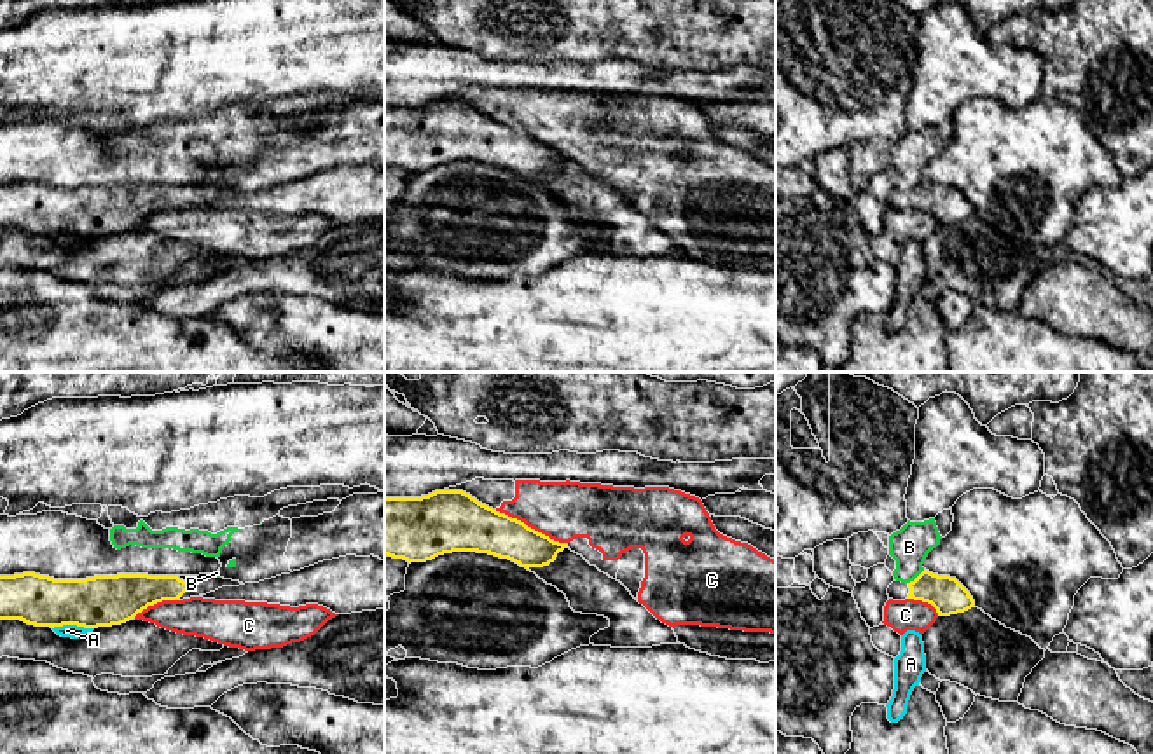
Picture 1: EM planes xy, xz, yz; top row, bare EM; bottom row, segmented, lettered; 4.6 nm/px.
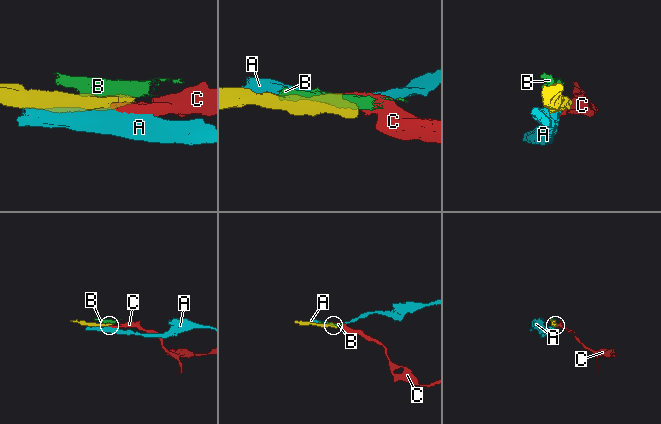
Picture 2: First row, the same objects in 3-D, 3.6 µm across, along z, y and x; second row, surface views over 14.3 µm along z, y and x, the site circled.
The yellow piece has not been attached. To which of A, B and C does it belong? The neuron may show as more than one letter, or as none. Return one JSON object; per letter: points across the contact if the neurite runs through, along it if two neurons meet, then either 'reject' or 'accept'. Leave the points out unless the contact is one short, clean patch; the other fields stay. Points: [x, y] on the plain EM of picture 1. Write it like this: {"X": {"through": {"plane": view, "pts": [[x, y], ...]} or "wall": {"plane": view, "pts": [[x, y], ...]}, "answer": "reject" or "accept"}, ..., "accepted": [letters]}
{"A": {"answer": "reject"}, "B": {"answer": "reject"}, "C": {"wall": {"plane": "xz", "pts": [[495, 119], [566, 152]]}, "answer": "reject"}, "accepted": []}

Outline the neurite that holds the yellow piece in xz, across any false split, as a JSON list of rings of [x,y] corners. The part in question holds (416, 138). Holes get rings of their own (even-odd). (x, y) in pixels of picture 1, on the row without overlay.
[[[463,99],[384,106],[384,164],[426,171],[444,162],[477,161],[521,176],[543,176],[568,157]]]

